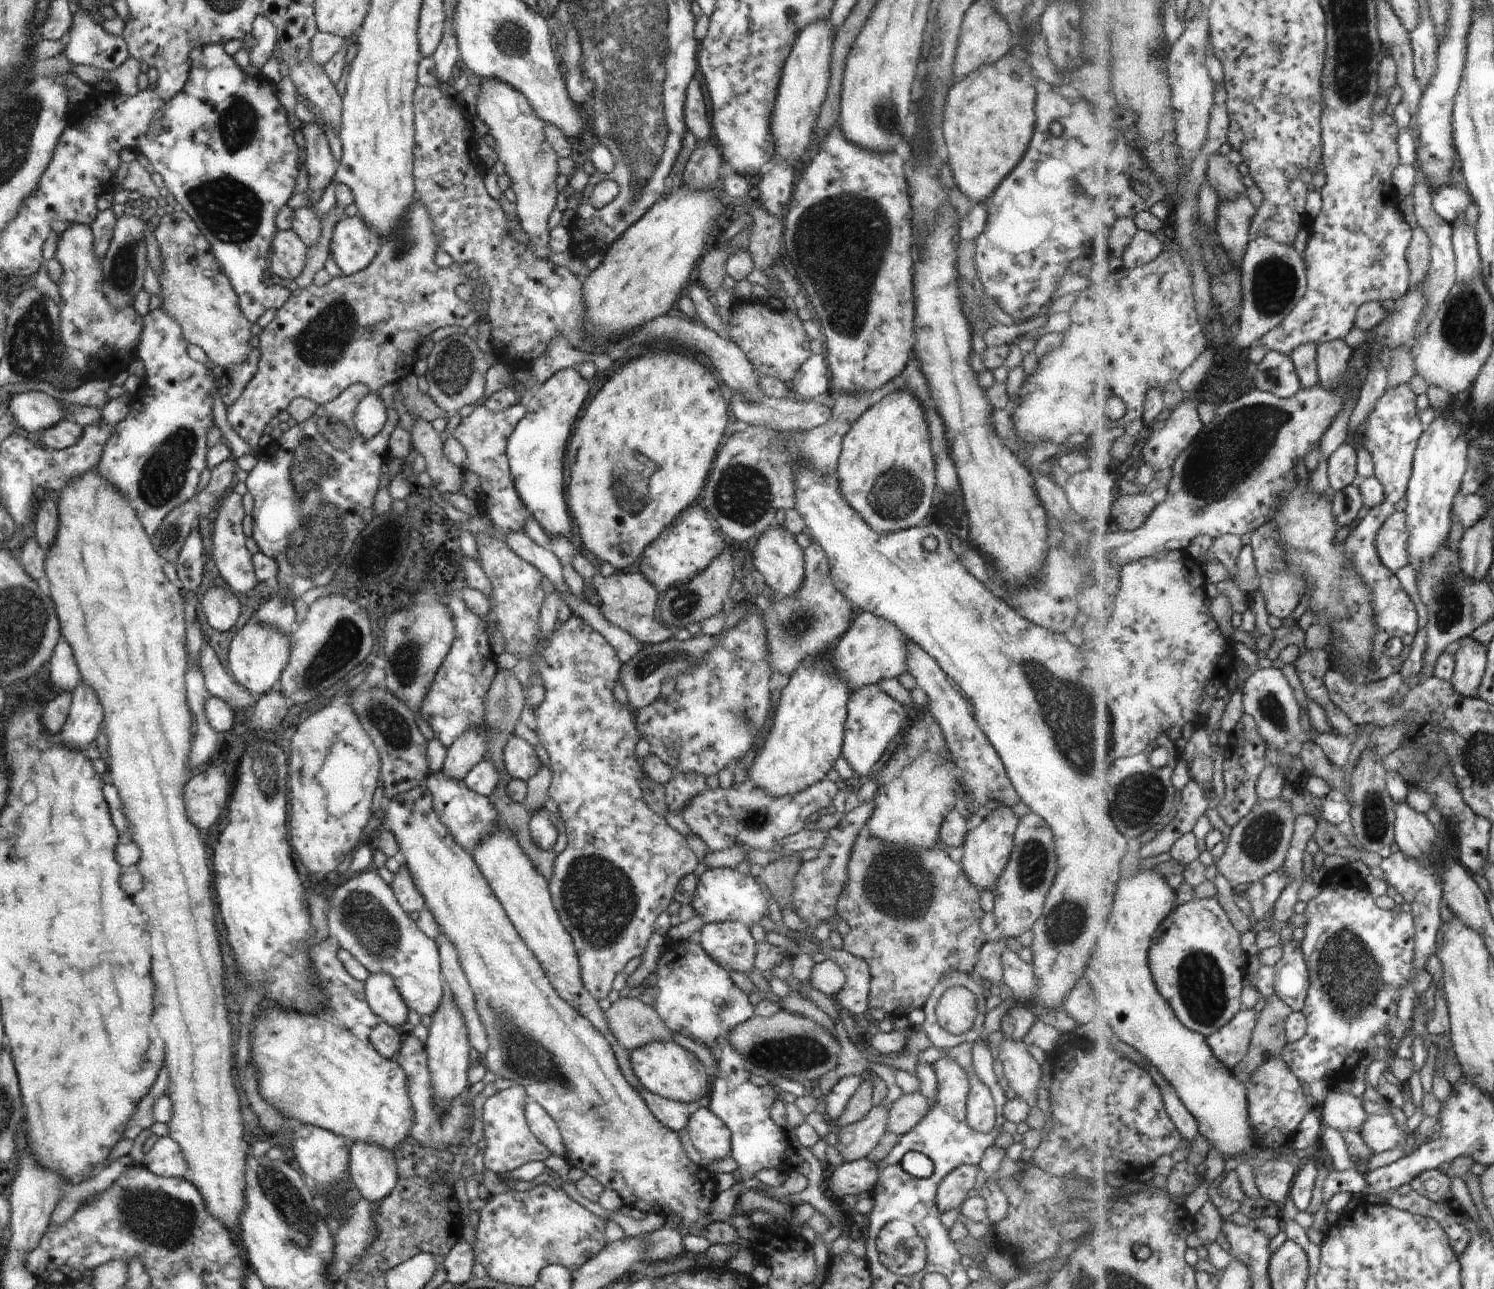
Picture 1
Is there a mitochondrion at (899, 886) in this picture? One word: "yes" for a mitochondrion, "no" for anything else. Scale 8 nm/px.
yes

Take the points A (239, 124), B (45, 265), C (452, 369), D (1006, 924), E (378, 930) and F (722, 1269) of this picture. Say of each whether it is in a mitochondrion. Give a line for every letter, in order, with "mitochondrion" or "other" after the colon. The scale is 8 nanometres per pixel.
A: mitochondrion
B: other
C: mitochondrion
D: other
E: mitochondrion
F: other

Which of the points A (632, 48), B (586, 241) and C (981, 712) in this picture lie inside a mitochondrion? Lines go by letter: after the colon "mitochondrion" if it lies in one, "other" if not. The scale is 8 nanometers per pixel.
A: mitochondrion
B: mitochondrion
C: other

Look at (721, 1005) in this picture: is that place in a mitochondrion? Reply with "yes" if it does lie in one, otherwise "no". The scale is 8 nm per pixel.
yes

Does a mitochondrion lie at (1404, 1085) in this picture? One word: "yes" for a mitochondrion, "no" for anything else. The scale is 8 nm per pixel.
no

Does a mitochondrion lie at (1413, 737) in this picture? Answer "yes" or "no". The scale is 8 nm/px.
no

